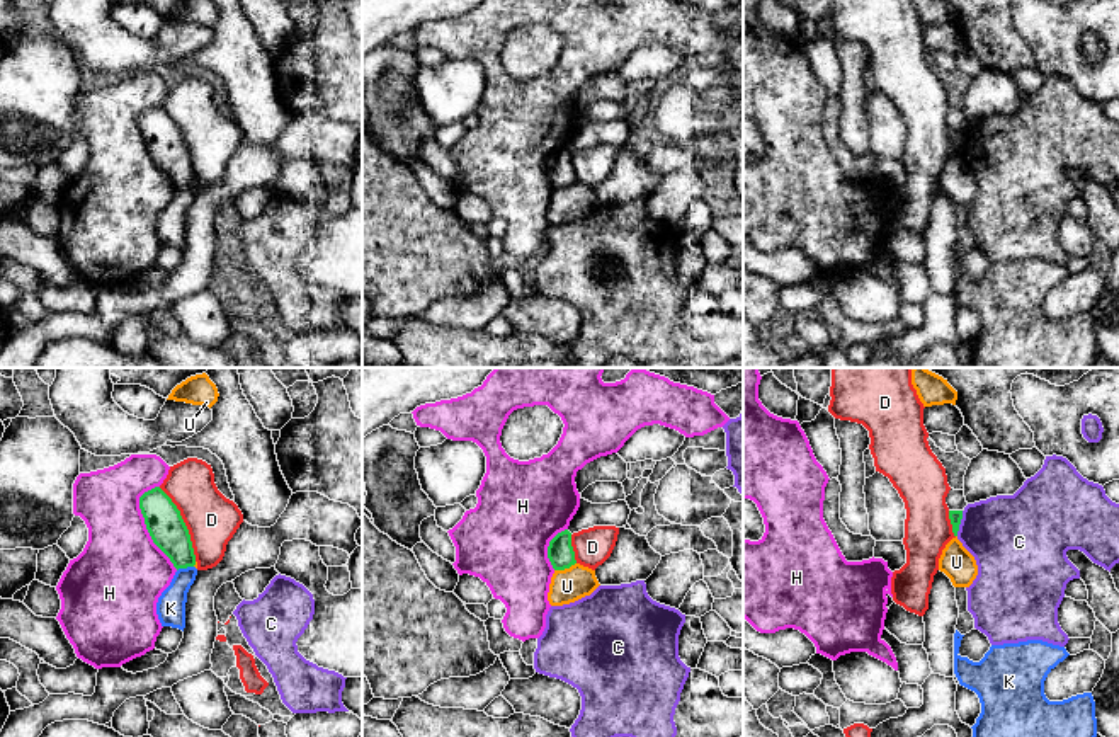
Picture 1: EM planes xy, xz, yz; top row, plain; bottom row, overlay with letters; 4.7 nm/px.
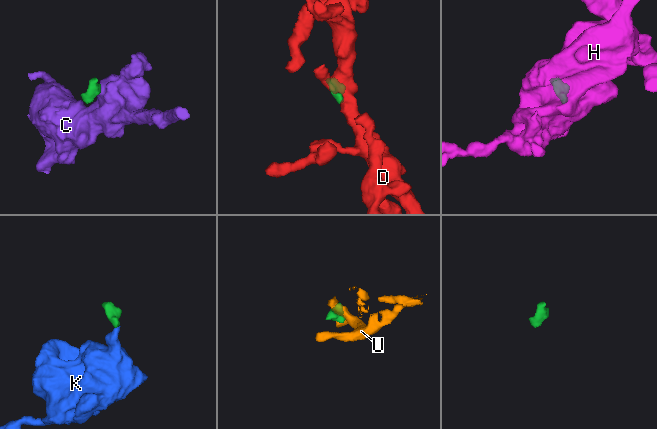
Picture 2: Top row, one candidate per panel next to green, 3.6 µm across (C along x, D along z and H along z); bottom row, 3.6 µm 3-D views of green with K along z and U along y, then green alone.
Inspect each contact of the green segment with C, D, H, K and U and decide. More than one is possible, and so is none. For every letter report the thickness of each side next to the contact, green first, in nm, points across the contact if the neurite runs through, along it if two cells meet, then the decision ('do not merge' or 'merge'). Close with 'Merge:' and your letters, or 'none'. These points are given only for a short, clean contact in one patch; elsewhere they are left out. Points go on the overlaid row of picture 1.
C: 60 nm thick on the green side, 400 nm on the other; border along yz (963, 511), (956, 535); do not merge
D: 170 nm thick on the green side, 240 nm on the other; border along xy (159, 487), (179, 511), (196, 560); do not merge
H: 170 nm thick on the green side, 420 nm on the other; do not merge
K: 170 nm thick on the green side, 140 nm on the other; border along xy (193, 565), (177, 571); do not merge
U: 130 nm thick on the green side, 160 nm on the other; border along xz (575, 562), (555, 571); do not merge
Merge: none

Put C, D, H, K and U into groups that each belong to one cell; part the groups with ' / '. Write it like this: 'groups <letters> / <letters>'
groups C / D / H / K / U

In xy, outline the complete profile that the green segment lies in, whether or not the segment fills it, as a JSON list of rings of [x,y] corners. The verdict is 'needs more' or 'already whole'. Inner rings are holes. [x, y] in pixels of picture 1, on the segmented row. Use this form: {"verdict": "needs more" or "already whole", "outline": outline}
{"verdict": "already whole", "outline": [[[155,487],[139,497],[139,509],[153,543],[170,558],[173,567],[196,565],[189,529],[172,499]]]}

